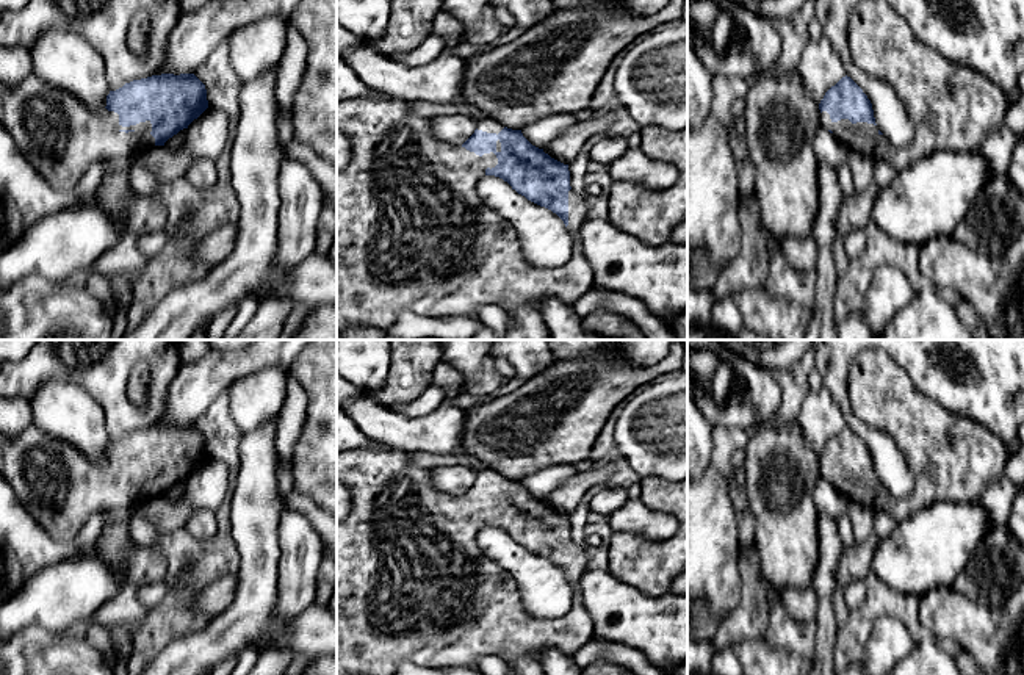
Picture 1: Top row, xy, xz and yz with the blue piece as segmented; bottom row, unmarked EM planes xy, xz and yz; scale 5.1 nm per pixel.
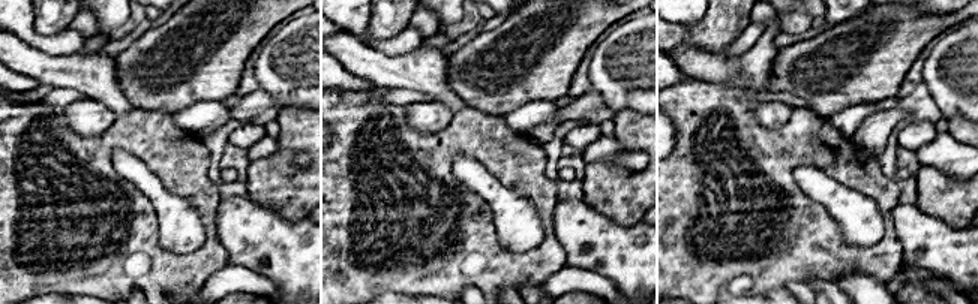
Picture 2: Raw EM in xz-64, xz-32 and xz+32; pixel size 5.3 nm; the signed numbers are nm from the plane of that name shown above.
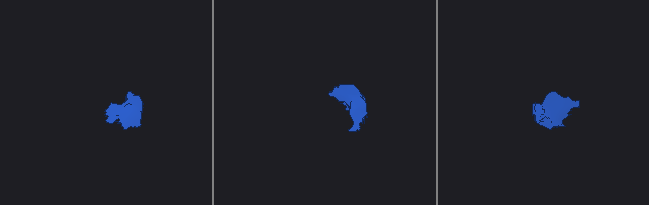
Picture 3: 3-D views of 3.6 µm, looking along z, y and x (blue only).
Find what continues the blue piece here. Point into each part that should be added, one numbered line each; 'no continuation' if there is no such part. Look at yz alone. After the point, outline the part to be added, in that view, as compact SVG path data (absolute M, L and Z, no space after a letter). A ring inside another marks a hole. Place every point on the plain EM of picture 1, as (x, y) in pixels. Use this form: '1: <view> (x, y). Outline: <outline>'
1: yz (952, 458). Outline: M864 351L853 359L847 382L853 413L867 426L885 431L894 439L914 475L914 487L910 495L896 498L888 489L878 484L877 476L867 473L852 475L849 470L833 473L827 462L820 464L822 479L831 481L836 490L846 498L861 503L875 512L889 514L896 523L908 520L933 503L977 501L988 485L1004 476L1008 460L1024 446L1018 439L1011 442L1002 440L982 423L957 415L916 392L907 373L882 351Z

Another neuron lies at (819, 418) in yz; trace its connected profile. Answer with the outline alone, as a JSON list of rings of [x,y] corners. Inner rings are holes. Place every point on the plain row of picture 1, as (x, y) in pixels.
[[[827,390],[809,392],[795,421],[805,440],[817,454],[831,437],[846,428],[841,409]]]

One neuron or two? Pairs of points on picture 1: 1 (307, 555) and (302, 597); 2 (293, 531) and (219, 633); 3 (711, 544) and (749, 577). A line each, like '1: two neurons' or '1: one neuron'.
1: one neuron
2: two neurons
3: two neurons

